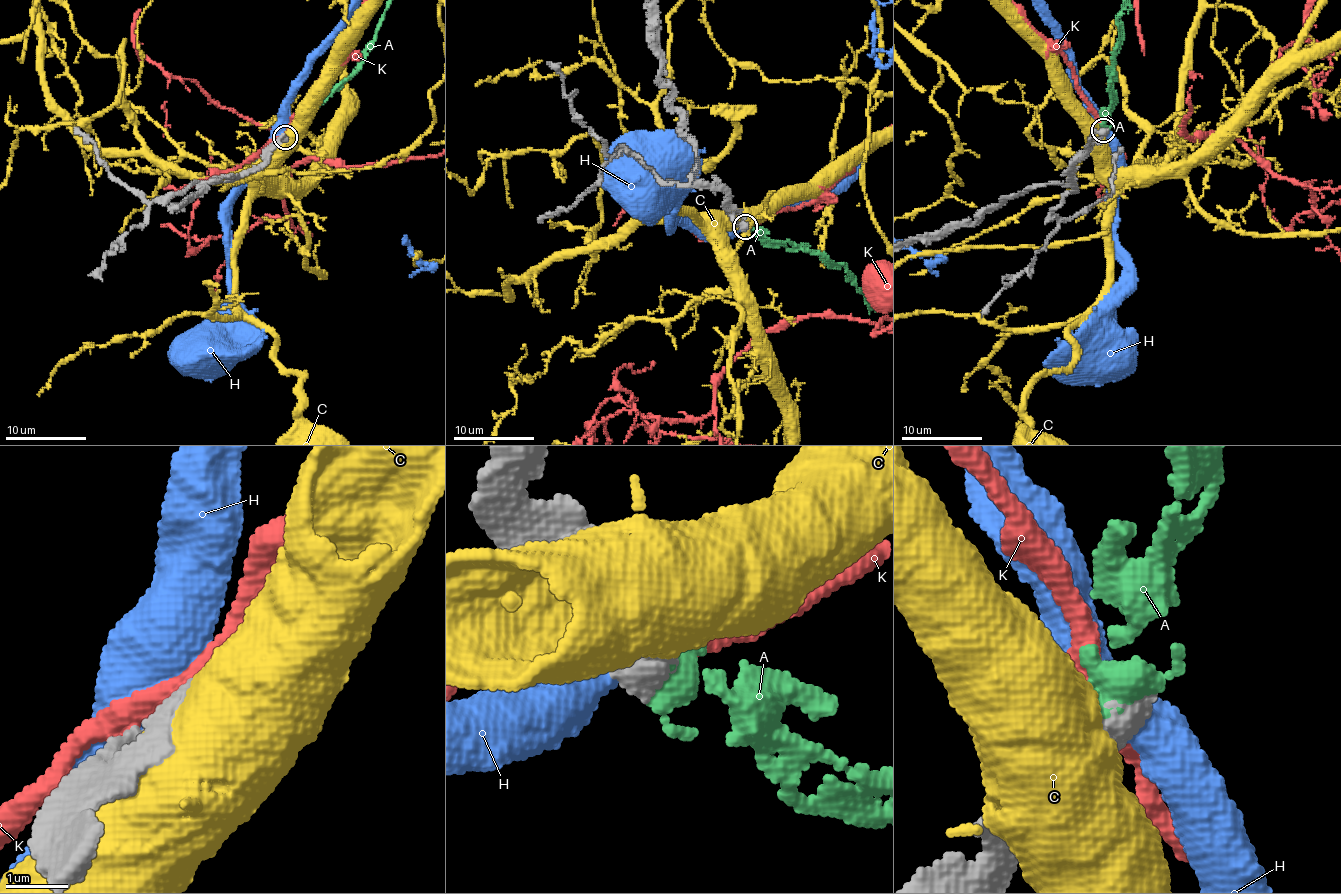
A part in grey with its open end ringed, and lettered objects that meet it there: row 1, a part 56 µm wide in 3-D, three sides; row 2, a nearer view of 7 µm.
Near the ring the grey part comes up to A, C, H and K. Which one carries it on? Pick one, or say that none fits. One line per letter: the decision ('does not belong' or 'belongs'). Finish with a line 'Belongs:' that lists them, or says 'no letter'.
A: belongs
C: does not belong
H: does not belong
K: does not belong
Belongs: A

